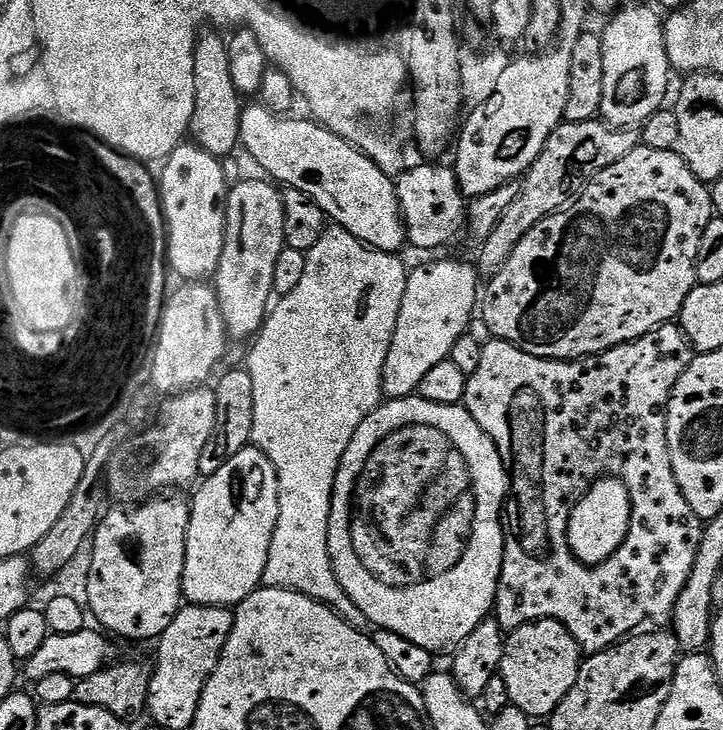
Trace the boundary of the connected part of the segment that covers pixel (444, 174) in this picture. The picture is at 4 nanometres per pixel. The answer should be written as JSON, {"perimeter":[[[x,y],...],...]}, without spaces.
{"perimeter":[[[424,162],[417,168],[405,167],[400,175],[395,177],[396,194],[398,196],[398,206],[404,219],[404,234],[409,245],[416,248],[440,248],[443,244],[448,244],[456,235],[460,228],[466,224],[466,197],[460,191],[460,183],[455,171],[451,167],[443,168],[440,162]]]}

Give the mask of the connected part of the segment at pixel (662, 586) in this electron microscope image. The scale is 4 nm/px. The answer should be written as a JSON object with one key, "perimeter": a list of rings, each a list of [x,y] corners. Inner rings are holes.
{"perimeter":[[[679,323],[663,324],[662,327],[647,332],[645,336],[632,340],[629,344],[619,344],[610,350],[600,352],[597,356],[585,356],[583,360],[543,360],[540,356],[526,354],[521,348],[505,340],[492,338],[489,341],[484,344],[478,370],[474,370],[474,374],[468,378],[462,403],[464,409],[474,418],[474,422],[478,422],[478,426],[482,426],[482,430],[494,442],[510,477],[510,491],[506,501],[504,561],[500,567],[500,581],[496,591],[495,620],[505,630],[515,630],[521,628],[523,624],[532,624],[535,620],[557,620],[562,626],[566,626],[566,630],[584,654],[605,652],[613,644],[620,643],[637,630],[643,628],[656,630],[667,625],[671,621],[672,611],[676,608],[678,594],[686,590],[686,582],[690,578],[690,570],[694,570],[694,558],[698,558],[698,546],[702,542],[705,530],[705,525],[690,510],[690,502],[682,498],[678,478],[674,478],[674,466],[670,462],[670,446],[666,434],[668,403],[672,391],[678,378],[682,378],[682,374],[690,366],[694,355],[694,349],[684,337]],[[606,476],[615,476],[626,486],[632,503],[632,521],[628,536],[622,542],[620,549],[606,562],[589,566],[583,564],[570,550],[568,523],[576,503],[591,490],[597,480],[603,480]]]}

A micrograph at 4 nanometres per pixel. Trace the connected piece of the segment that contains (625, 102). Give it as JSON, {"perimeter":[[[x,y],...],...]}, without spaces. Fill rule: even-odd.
{"perimeter":[[[640,4],[619,9],[609,20],[600,32],[605,75],[600,116],[613,128],[632,130],[661,111],[660,103],[668,96],[670,65],[664,49],[664,20],[655,7],[643,8]]]}

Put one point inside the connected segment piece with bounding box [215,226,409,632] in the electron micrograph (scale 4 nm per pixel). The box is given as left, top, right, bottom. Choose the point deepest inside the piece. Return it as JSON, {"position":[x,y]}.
{"position":[316,364]}

